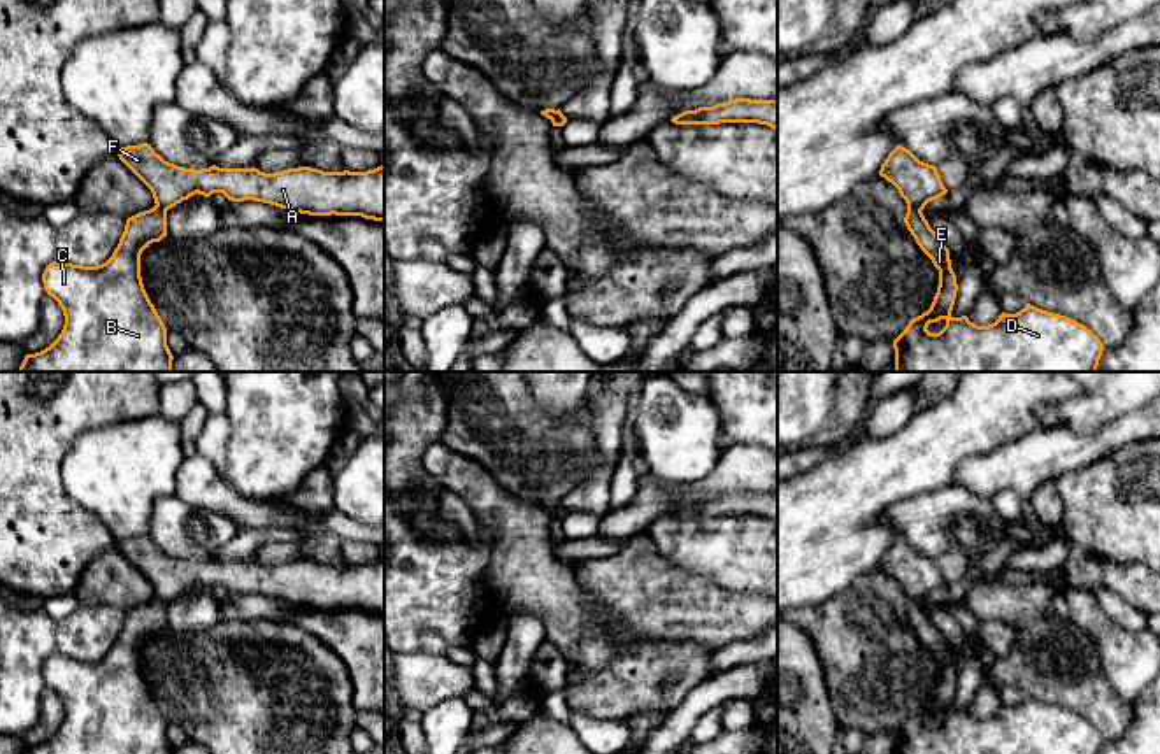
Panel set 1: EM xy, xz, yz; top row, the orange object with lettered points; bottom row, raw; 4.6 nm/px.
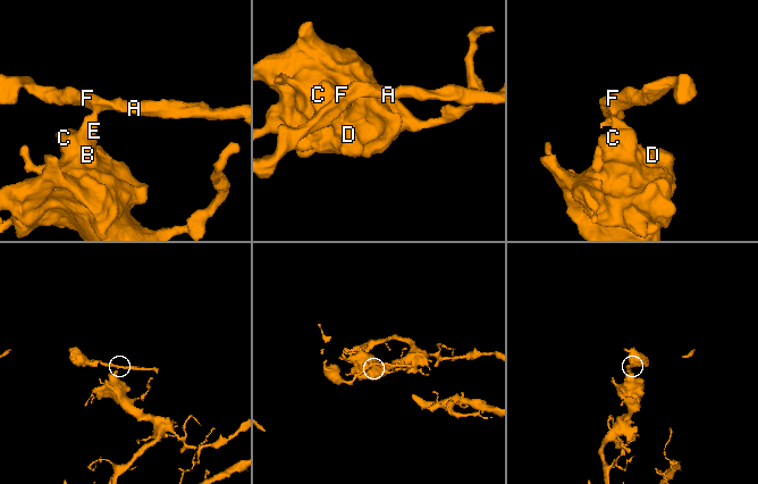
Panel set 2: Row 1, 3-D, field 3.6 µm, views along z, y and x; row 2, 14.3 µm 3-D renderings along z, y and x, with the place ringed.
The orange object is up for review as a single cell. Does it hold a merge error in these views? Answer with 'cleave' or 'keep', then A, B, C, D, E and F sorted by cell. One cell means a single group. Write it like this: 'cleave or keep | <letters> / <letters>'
cleave | A F / B C D E

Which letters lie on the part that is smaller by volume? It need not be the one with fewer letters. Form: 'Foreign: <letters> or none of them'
Foreign: A, F

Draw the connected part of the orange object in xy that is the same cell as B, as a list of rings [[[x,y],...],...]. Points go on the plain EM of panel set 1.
[[[154,598],[126,612],[112,649],[97,659],[53,654],[42,666],[44,682],[63,703],[58,731],[23,754],[172,754],[167,721],[151,696],[140,670],[140,647],[167,630],[167,603]]]

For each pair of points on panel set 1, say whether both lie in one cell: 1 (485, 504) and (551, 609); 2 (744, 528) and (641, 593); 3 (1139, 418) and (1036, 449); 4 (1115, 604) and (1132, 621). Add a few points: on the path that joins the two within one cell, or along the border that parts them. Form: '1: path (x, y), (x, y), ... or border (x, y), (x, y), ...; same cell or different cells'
1: path (513, 526), (522, 535), (522, 565), (536, 581); same cell
2: border (651, 540), (657, 551), (674, 565), (720, 584); different cells
3: path (1113, 435), (1088, 449), (1062, 449); same cell
4: path (1118, 607), (1129, 618); same cell

